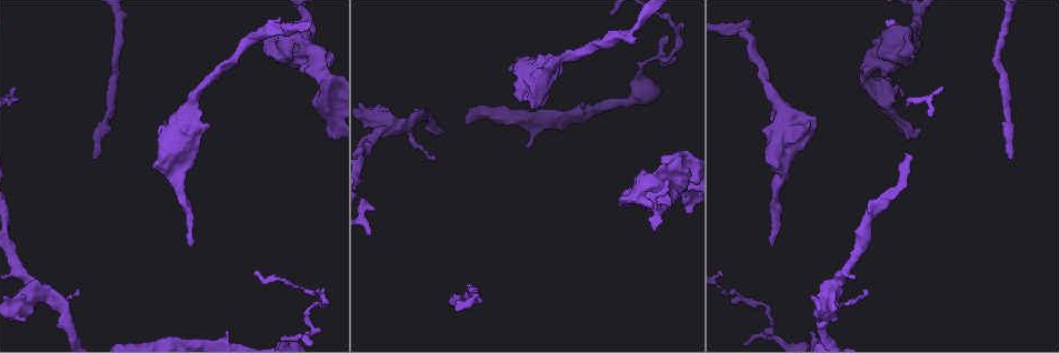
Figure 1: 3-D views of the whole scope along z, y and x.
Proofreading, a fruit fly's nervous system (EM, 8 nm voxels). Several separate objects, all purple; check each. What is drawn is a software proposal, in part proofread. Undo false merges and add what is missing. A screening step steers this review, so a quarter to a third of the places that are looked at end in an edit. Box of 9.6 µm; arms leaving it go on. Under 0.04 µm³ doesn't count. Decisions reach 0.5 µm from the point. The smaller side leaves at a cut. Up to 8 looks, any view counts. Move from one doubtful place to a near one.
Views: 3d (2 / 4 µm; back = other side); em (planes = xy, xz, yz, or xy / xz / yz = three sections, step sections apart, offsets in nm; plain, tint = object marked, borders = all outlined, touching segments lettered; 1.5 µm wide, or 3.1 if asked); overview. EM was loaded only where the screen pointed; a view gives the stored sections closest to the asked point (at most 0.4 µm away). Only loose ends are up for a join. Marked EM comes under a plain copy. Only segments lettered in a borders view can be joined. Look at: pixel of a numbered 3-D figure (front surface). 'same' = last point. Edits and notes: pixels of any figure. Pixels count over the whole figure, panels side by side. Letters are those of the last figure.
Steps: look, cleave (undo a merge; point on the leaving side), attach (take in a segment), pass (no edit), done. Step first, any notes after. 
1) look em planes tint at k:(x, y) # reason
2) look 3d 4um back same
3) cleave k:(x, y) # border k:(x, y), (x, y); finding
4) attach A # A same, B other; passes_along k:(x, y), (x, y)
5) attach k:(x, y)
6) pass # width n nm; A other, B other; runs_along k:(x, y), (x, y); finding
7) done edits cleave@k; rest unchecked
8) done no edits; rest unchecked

look em planes borders at 1:(763, 335) # sharp bend

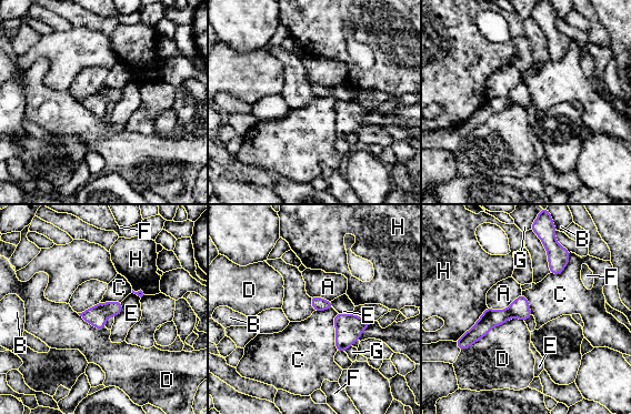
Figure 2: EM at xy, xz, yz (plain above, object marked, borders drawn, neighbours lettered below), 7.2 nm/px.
pass # width 90 nm; A other, B other, C other, D other, E other, F other, G other, H other; runs_along 2:(524, 302), (467, 336); continuous, no second cell

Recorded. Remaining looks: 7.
look em 3.1um planes borders at 1:(209, 128) # thick end

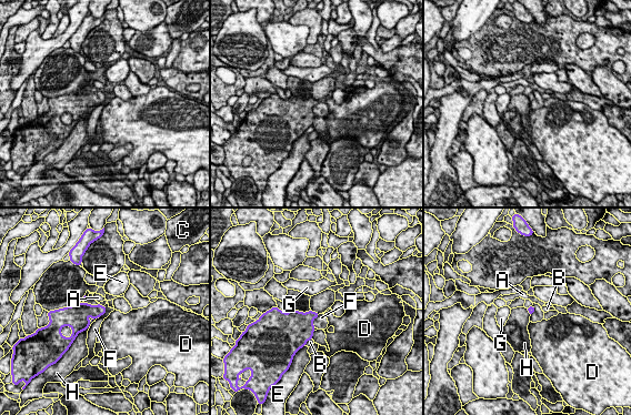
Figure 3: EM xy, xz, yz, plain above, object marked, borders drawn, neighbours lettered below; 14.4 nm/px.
pass # longest_contact H 500 nm; A other, B other, C other, D other, E other, F other, G other, H other; border 3:(98, 316), (73, 338); no lettered segment goes on from it

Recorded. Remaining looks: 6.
look em planes borders at 1:(189, 245) # free end

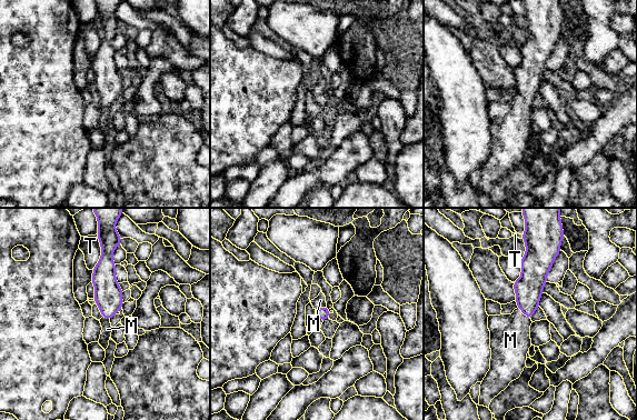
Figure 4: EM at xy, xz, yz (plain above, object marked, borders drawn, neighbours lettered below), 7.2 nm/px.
attach M # M same, T other; passes_along 4:(528, 288), (524, 313), (510, 340); it goes on there

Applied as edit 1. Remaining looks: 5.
done edits attach@4; rest unchecked

